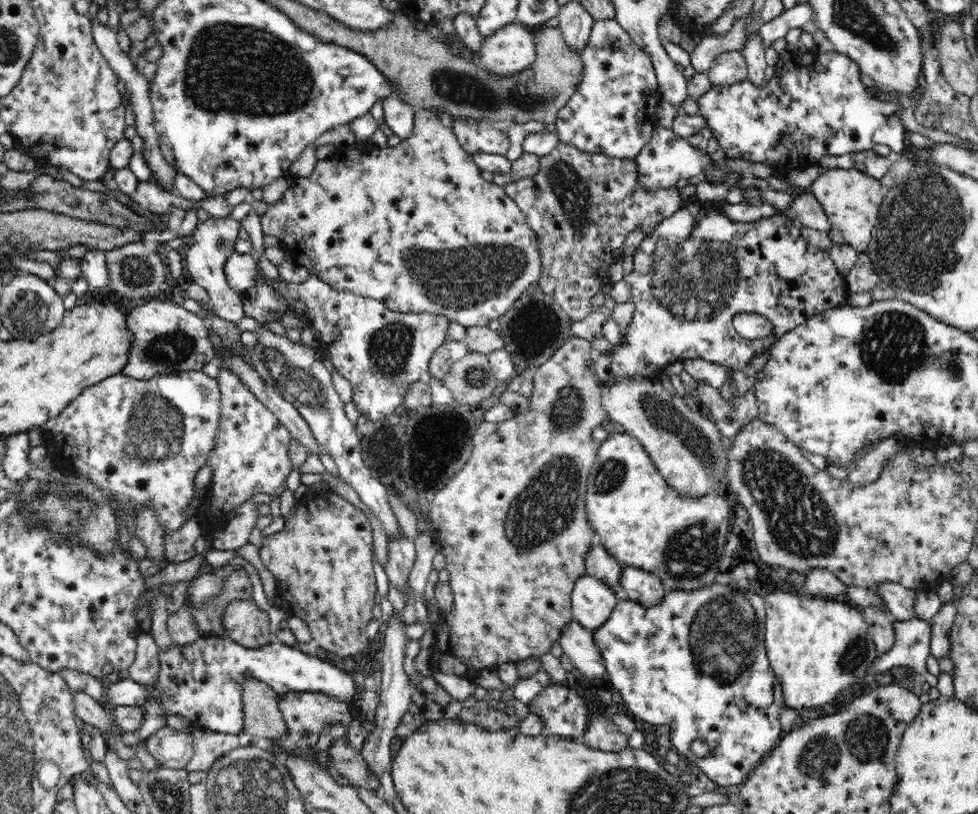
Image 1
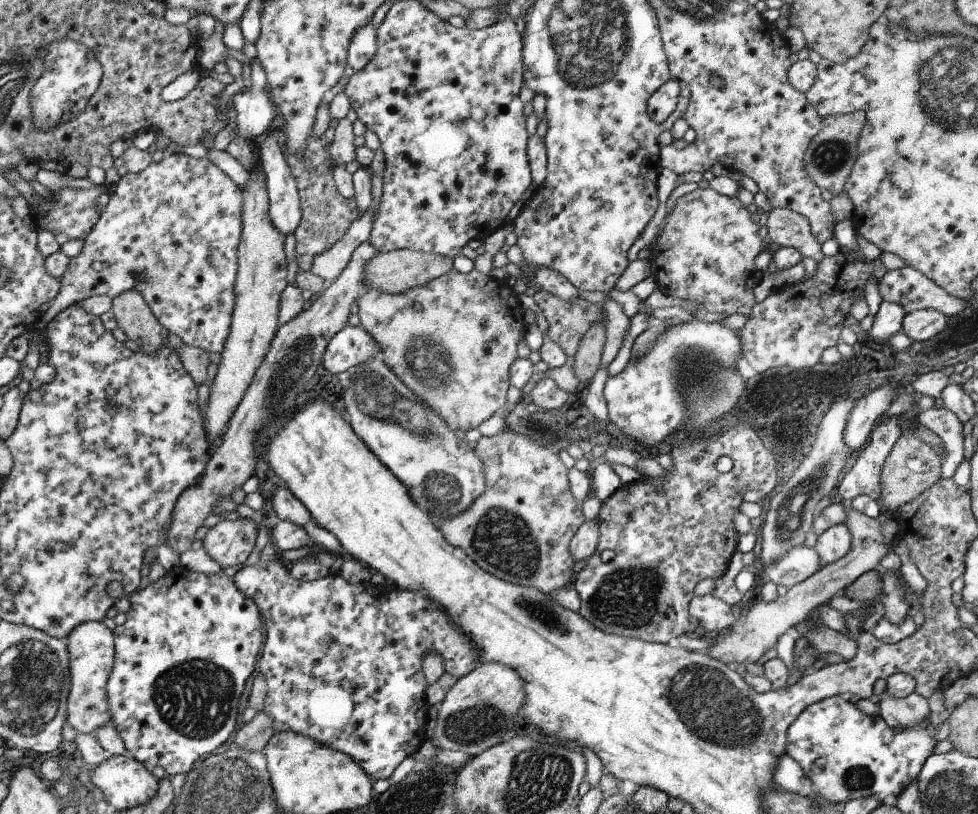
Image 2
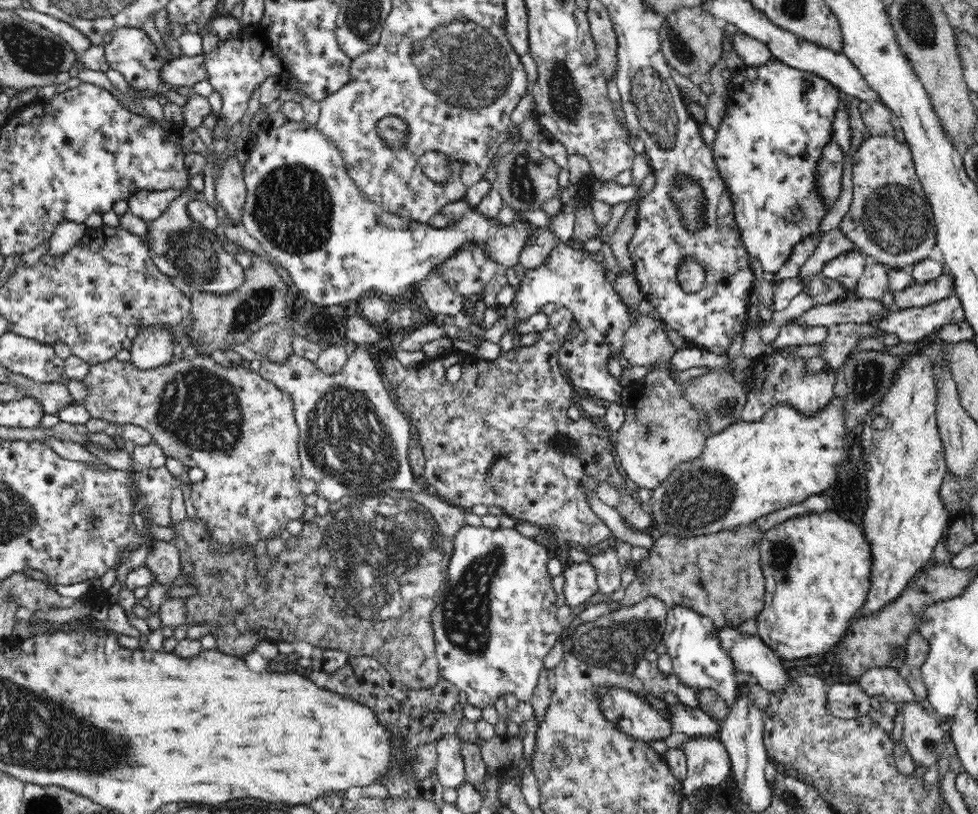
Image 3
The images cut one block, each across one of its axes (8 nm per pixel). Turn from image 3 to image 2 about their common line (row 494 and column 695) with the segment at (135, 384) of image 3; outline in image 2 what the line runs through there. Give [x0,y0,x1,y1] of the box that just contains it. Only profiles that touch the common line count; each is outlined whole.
[649,187,778,315]

